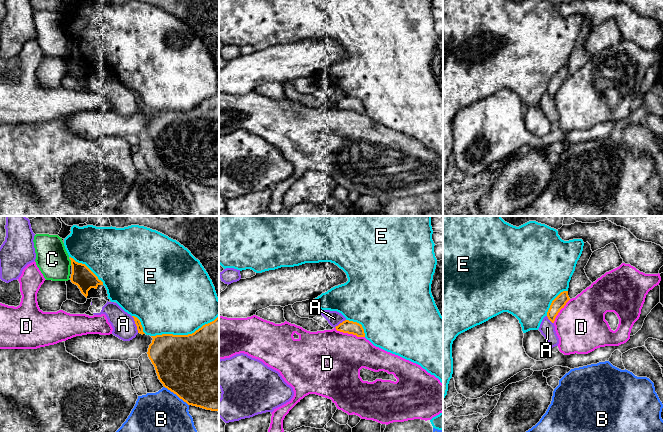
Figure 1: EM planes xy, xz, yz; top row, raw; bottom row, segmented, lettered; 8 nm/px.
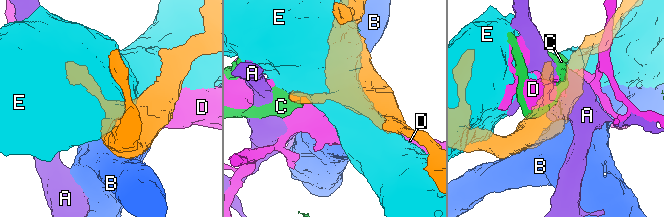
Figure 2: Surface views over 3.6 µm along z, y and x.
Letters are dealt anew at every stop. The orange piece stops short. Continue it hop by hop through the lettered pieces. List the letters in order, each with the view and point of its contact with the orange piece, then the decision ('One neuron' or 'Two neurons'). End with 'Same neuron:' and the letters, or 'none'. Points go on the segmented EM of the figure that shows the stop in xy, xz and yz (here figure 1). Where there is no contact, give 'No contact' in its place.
A: Touches orange at xy (135, 323). Two neurons
B: Touches orange at xy (176, 394). Two neurons
C: Touches orange at xy (71, 262). Two neurons
D: Touches orange at xz (349, 333). Two neurons
E: Touches orange at xy (184, 335). Two neurons
Same neuron: none

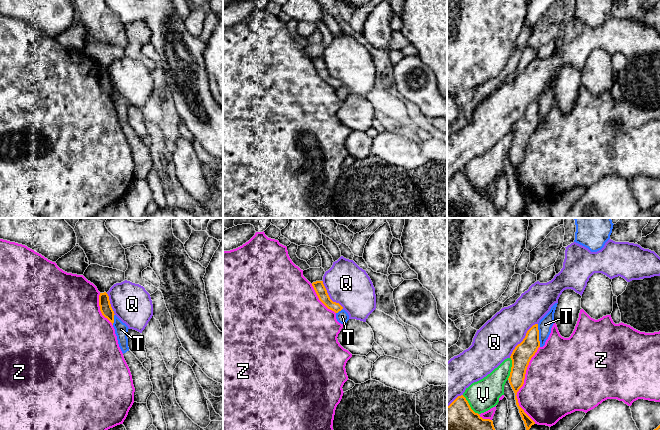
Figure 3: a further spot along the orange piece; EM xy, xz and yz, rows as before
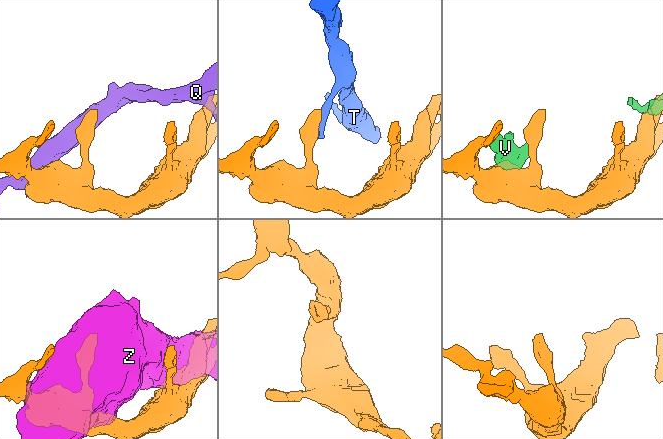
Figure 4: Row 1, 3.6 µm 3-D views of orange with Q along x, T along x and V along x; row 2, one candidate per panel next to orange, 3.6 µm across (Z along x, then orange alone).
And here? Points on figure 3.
Q: Touches orange at yz (523, 339). Two neurons
T: Touches orange at yz (538, 335). Two neurons
V: Touches orange at yz (511, 368). Two neurons
Z: Touches orange at yz (522, 385). Two neurons
Same neuron: none

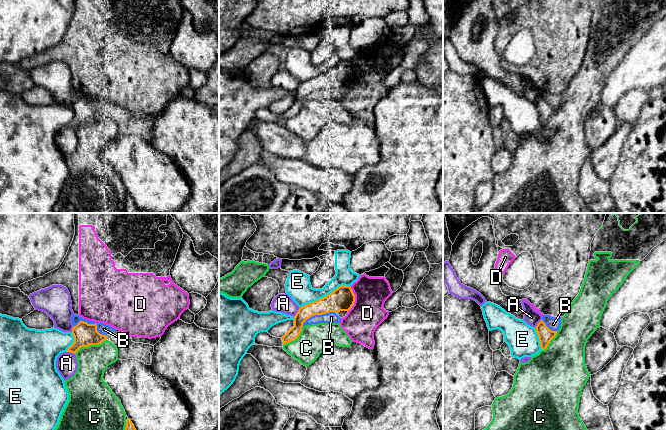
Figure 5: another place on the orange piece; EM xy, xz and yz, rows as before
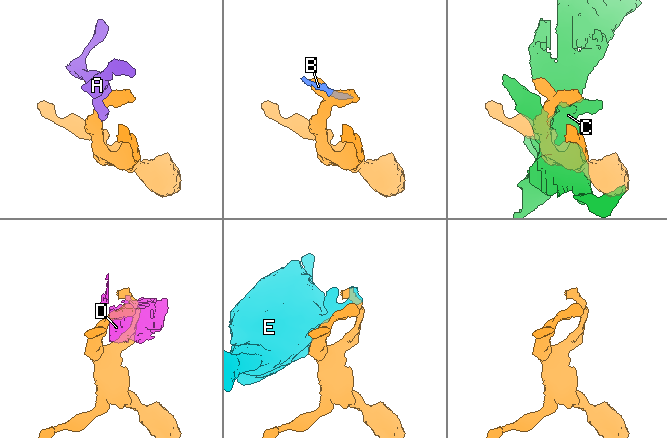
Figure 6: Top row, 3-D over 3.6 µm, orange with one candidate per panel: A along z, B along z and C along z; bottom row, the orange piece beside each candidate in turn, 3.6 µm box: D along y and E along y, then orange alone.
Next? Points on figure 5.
A: Touches orange at xz (298, 311). Two neurons
B: Touches orange at xy (93, 324). Two neurons
C: Touches orange at xy (90, 344). Two neurons
D: Touches orange at xz (354, 299). Two neurons
E: Touches orange at xz (325, 296). Two neurons
Same neuron: none

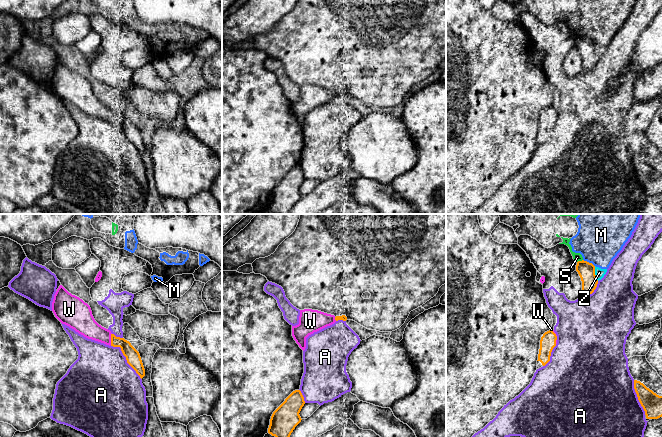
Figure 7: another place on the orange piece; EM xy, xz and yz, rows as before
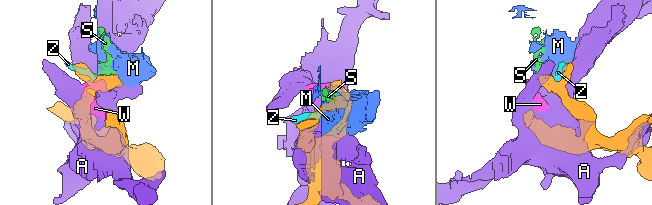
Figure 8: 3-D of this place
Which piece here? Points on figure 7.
A: Touches orange at xy (126, 359). Two neurons
M: Touches orange at yz (588, 262). Two neurons
S: Touches orange at yz (579, 261). Two neurons
W: Touches orange at xy (111, 339). One neuron
Z: Touches orange at yz (594, 273). Two neurons
Same neuron: W

